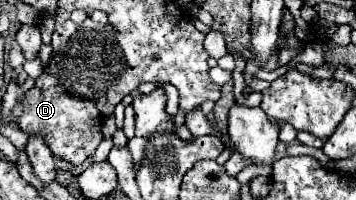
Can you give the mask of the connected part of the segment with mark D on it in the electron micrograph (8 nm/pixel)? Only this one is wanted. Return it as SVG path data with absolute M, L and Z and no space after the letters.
M42 74L36 80L34 88L24 94L24 112L20 116L20 128L26 134L44 134L44 140L50 146L52 154L72 162L74 166L84 164L102 142L102 122L104 118L90 100L70 96L54 76Z

